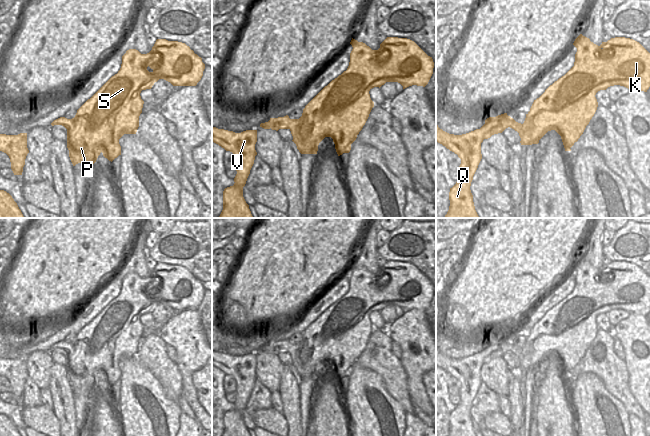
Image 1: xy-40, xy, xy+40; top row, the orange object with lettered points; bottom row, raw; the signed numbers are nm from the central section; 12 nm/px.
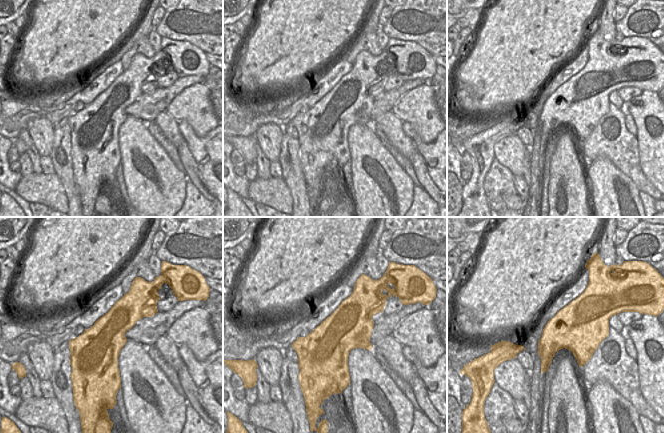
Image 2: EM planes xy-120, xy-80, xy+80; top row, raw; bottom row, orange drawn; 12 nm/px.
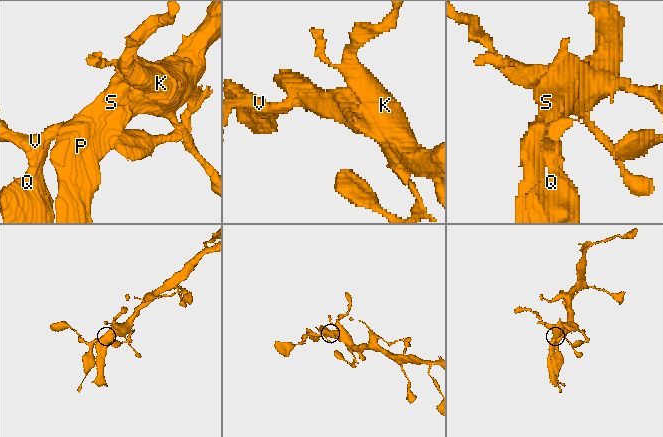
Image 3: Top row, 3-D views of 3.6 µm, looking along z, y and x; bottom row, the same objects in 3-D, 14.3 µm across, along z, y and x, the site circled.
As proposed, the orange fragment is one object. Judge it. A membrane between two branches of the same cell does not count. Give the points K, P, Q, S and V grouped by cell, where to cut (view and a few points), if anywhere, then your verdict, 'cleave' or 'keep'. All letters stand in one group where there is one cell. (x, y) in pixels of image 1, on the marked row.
groups K P S / Q V; cut xy+40 (495, 117), (500, 123), (497, 128), (502, 131); cleave

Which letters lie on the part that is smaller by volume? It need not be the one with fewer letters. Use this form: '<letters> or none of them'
Q, V

